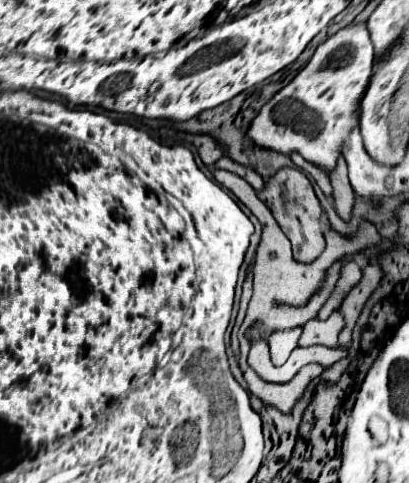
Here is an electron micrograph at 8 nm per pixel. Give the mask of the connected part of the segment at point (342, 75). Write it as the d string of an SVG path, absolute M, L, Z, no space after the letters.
M350 24L342 30L338 30L332 38L322 42L310 62L300 70L300 74L282 88L264 108L260 114L252 120L248 136L254 140L254 144L278 150L282 154L290 154L292 150L300 152L308 162L318 164L326 172L336 166L336 158L342 152L342 146L346 142L348 130L356 124L358 110L360 110L360 98L366 88L368 76L372 72L374 64L374 46L370 40L370 34L366 30L366 24Z

